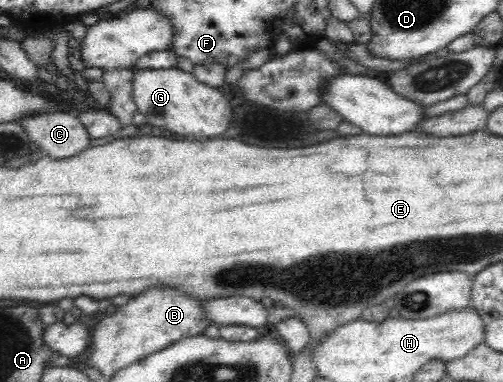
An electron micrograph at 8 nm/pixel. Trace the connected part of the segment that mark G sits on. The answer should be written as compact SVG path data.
M133 69L132 97L137 111L144 115L148 124L170 130L187 138L211 138L223 133L230 126L232 108L218 89L201 84L195 77L179 69Z

